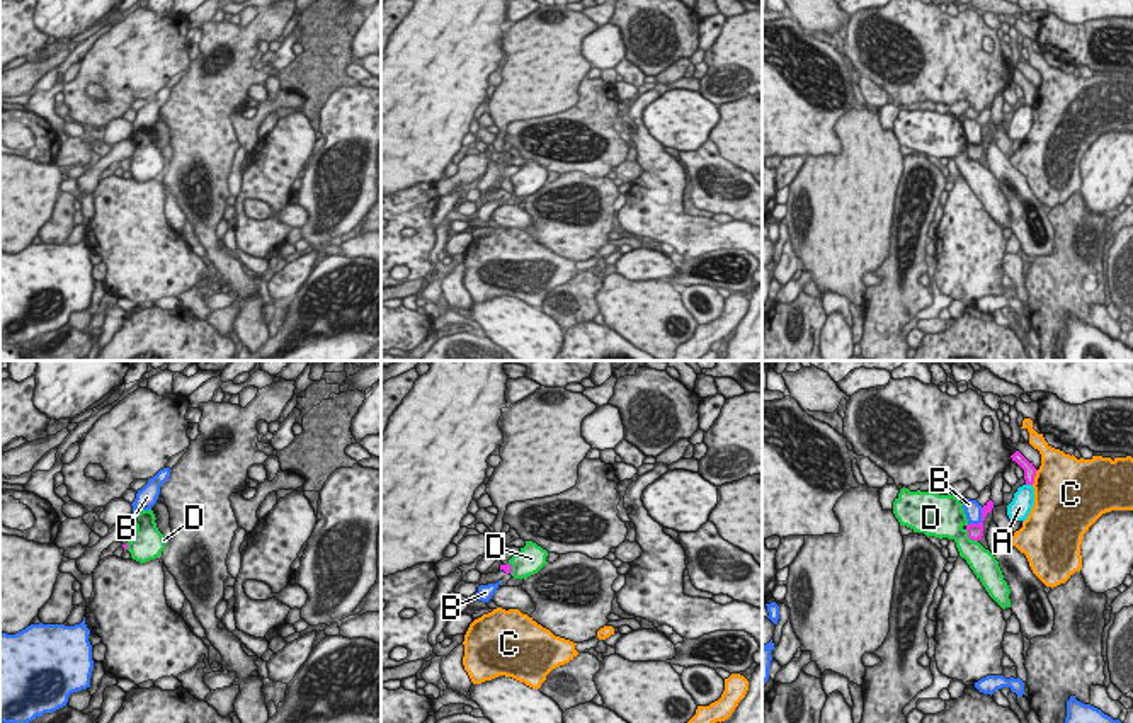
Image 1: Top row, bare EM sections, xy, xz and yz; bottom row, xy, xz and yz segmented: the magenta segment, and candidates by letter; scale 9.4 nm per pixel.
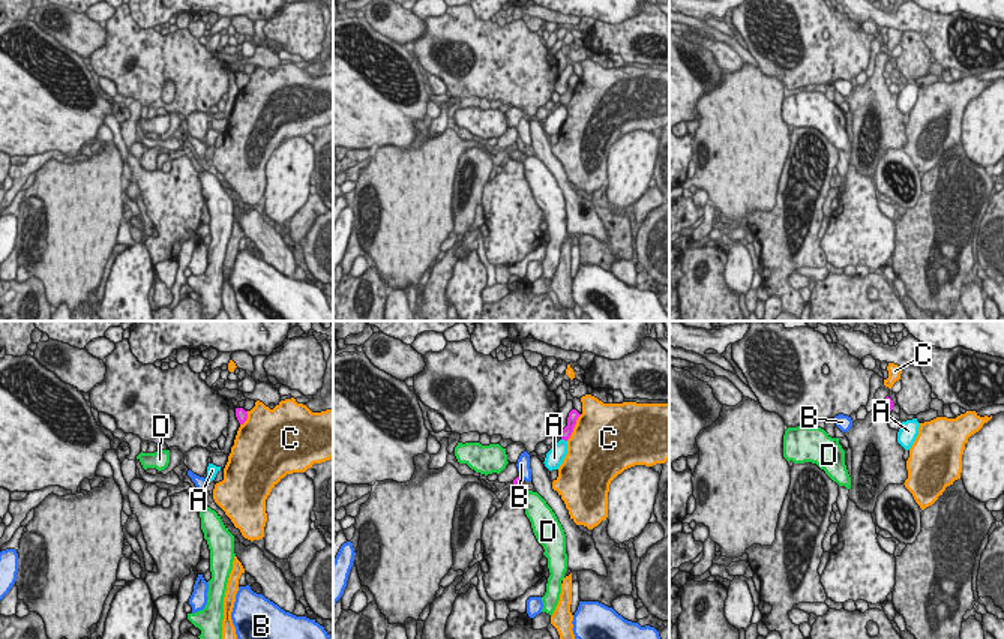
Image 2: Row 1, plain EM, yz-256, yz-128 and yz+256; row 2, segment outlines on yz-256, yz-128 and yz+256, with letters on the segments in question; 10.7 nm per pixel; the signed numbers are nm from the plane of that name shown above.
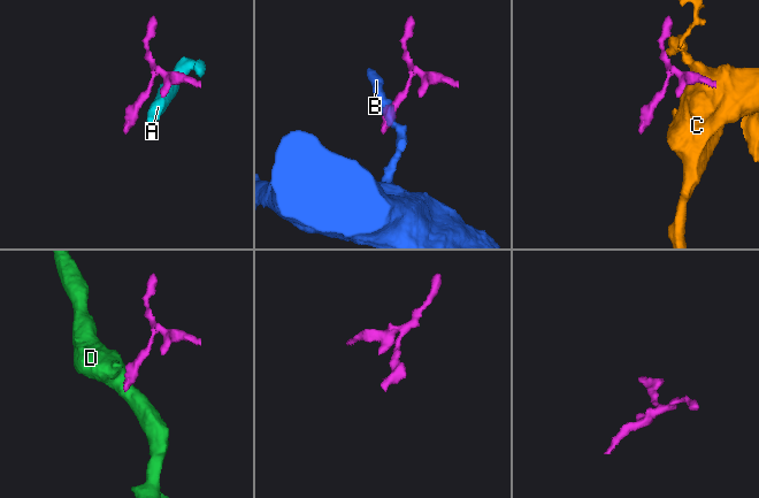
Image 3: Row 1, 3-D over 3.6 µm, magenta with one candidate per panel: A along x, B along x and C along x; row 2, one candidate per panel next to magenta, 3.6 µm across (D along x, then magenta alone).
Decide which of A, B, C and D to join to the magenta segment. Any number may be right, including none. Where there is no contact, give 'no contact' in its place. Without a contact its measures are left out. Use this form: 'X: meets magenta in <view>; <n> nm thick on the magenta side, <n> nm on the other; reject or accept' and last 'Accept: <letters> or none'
A: meets magenta in yz; 130 nm thick on the magenta side, 200 nm on the other; reject
B: meets magenta in yz; 160 nm thick on the magenta side, 160 nm on the other; reject
C: meets magenta in yz; 130 nm thick on the magenta side, 480 nm on the other; reject
D: meets magenta in yz; 160 nm thick on the magenta side, 280 nm on the other; reject
Accept: none

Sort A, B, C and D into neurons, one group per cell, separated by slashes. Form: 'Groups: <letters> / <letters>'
Groups: A B / C / D.

